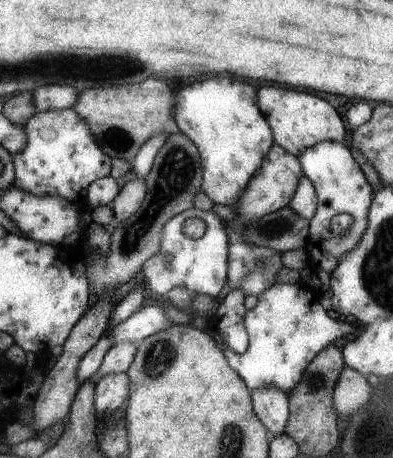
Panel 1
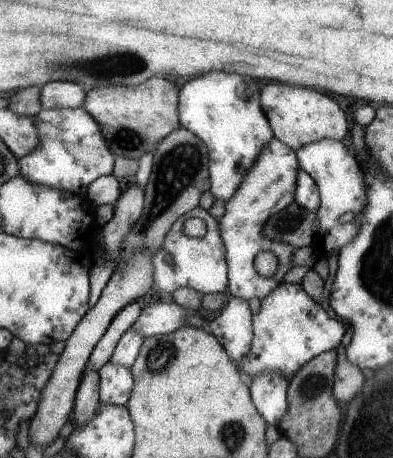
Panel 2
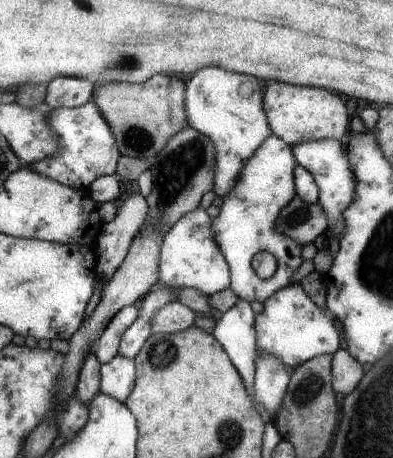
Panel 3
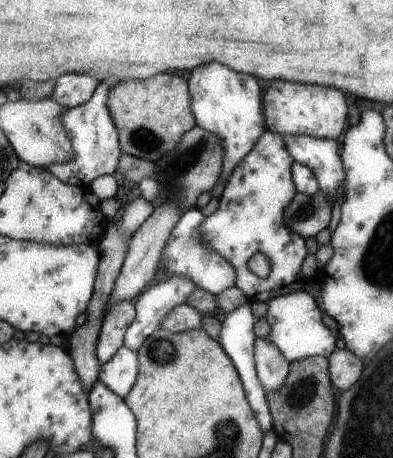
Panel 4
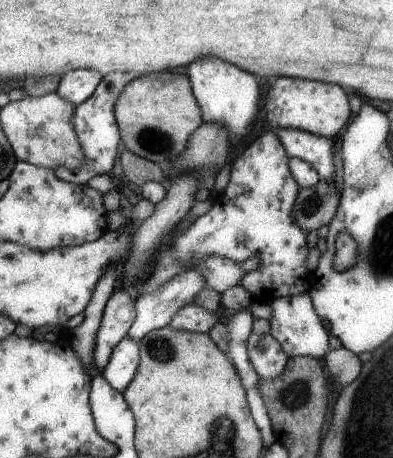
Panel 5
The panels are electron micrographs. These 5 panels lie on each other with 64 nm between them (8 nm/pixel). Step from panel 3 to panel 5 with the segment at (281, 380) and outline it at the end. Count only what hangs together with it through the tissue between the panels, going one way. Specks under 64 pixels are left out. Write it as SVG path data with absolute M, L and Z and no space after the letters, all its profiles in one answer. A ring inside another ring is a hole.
M255 334L247 338L247 354L251 368L259 380L273 380L287 366L287 356L269 334Z

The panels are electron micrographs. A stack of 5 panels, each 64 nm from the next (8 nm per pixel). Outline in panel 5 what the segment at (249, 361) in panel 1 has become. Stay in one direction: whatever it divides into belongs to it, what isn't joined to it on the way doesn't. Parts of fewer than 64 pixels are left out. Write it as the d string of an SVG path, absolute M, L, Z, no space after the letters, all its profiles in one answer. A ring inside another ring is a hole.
M303 292L299 296L285 296L285 298L275 298L269 302L271 316L269 316L269 336L281 346L287 358L295 356L311 356L311 358L325 358L327 348L329 348L329 334L323 328L317 312L313 310L309 292Z

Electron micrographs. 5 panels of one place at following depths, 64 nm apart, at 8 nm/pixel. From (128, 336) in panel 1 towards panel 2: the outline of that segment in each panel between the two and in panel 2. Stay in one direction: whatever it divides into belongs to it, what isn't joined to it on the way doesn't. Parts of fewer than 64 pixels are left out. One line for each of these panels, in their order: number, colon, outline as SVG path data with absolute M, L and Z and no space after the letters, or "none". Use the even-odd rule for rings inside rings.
2: M157 302L147 308L143 306L141 314L137 316L137 320L133 322L133 326L129 330L137 330L145 338L171 334L185 324L185 316L187 316L185 310L187 308L183 308L175 302Z

